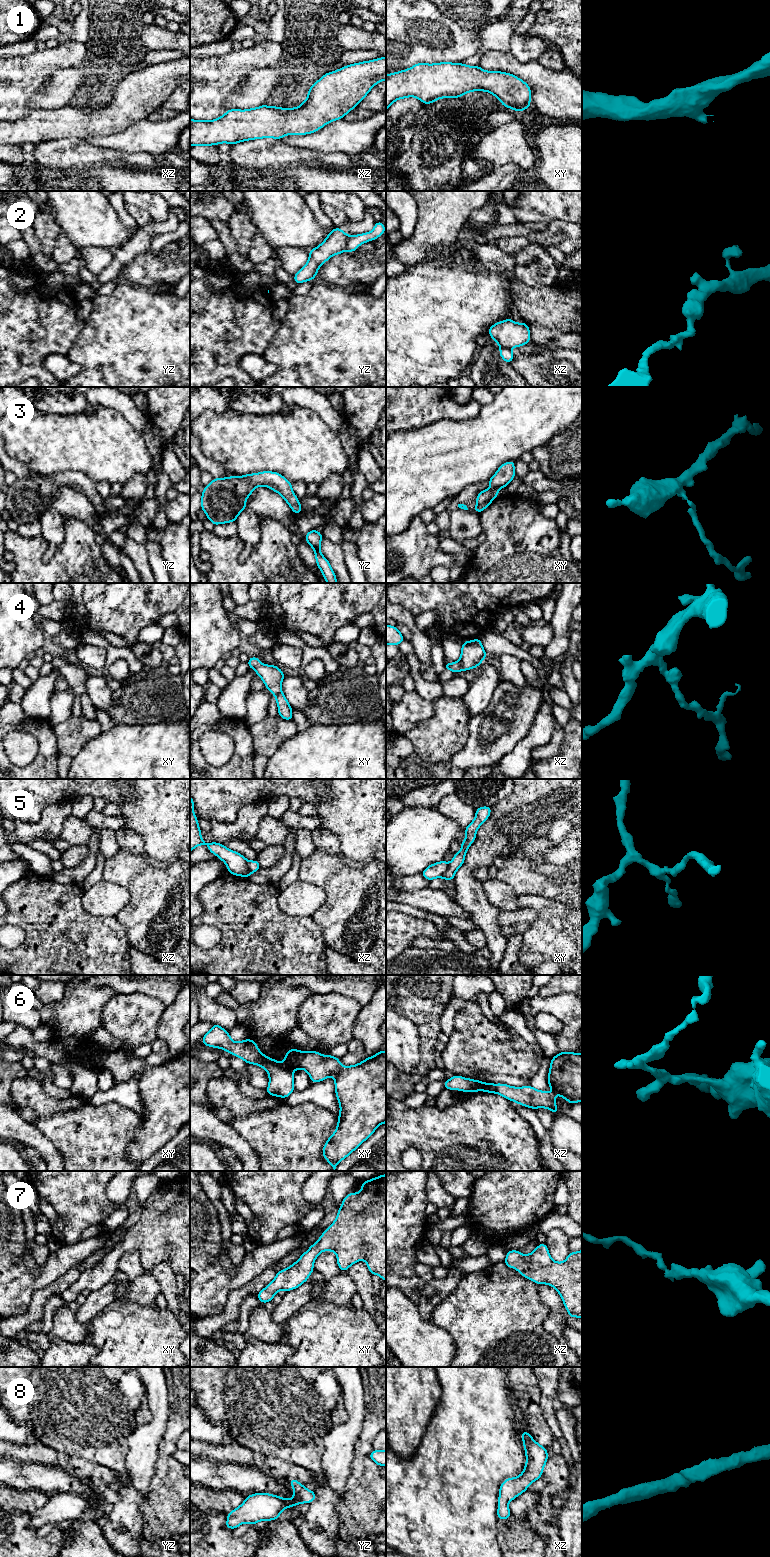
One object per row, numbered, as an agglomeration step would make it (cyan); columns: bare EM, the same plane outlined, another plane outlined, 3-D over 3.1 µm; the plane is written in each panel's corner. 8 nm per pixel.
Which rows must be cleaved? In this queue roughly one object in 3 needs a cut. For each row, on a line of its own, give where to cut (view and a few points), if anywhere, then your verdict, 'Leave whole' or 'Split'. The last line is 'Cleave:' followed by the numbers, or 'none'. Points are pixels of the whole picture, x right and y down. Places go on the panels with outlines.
1: No split. Leave whole
2: Split along yz (350, 236), (346, 249). Split
3: No split. Leave whole
4: No split. Leave whole
5: Split along xz (248, 861), (248, 871), (250, 873). Split
6: Split along xy (283, 1064), (293, 1070). Split
7: No split. Leave whole
8: No split. Leave whole
Cleave: 2, 5, 6

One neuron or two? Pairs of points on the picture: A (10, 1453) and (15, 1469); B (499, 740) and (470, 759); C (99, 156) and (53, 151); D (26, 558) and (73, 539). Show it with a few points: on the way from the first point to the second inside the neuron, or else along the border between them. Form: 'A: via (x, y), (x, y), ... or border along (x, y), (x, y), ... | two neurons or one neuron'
A: border along (10, 1458), (35, 1463) | two neurons
B: via (492, 744), (487, 744), (477, 753) | one neuron
C: via (88, 154), (64, 154) | one neuron
D: via (39, 566), (51, 566), (65, 552) | one neuron

